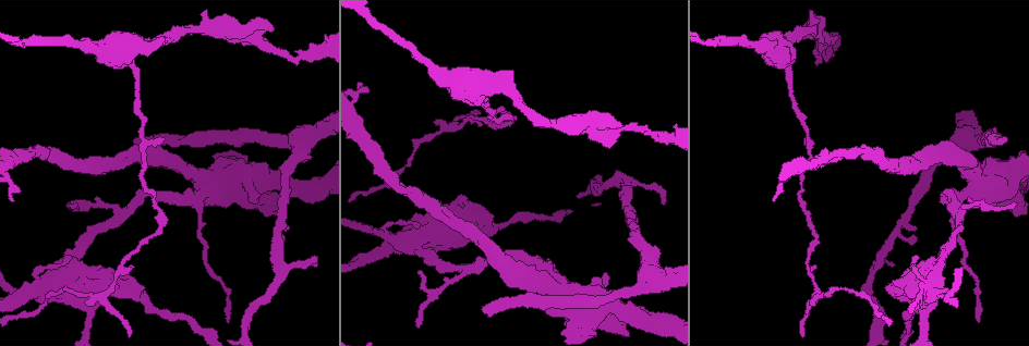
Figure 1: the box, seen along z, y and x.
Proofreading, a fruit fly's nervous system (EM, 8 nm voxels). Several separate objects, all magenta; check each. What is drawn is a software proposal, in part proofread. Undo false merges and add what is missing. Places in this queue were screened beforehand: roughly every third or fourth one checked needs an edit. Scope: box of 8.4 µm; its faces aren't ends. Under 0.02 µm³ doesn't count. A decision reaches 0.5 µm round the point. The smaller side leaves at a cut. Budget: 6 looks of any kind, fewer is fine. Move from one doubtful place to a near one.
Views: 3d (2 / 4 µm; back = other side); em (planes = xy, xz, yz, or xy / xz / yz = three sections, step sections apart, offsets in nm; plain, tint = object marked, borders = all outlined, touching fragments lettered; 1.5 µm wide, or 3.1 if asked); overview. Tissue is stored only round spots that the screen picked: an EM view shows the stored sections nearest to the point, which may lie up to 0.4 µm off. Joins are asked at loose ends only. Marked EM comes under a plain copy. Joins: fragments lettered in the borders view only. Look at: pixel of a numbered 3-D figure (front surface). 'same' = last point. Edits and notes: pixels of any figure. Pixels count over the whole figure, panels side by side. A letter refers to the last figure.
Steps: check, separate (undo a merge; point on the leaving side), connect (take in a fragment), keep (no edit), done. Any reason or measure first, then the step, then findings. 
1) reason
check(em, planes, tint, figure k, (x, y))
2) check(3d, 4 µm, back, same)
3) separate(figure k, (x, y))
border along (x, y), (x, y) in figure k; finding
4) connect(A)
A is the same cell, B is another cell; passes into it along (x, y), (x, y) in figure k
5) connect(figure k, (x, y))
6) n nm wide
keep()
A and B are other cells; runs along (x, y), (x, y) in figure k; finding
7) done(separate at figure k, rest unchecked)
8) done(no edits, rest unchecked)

thick turns thin
check(em, planes, borders, figure 1, (502, 81))

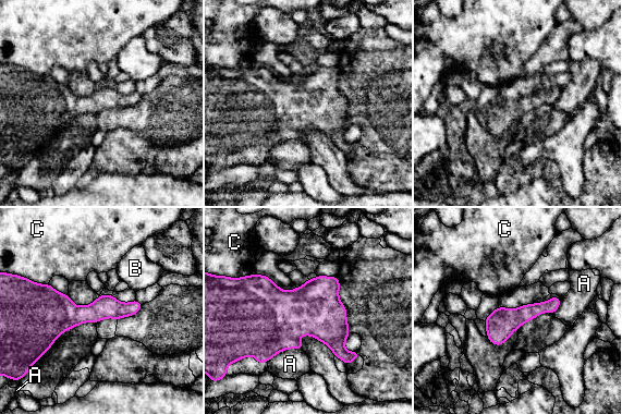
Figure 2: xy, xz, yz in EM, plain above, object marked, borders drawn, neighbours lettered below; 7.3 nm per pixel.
keep()
A, B and C are other cells; border along (31, 280), (37, 283), (48, 283) in figure 2; all the same cell

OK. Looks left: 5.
check(em, planes, borders, figure 1, (418, 328))

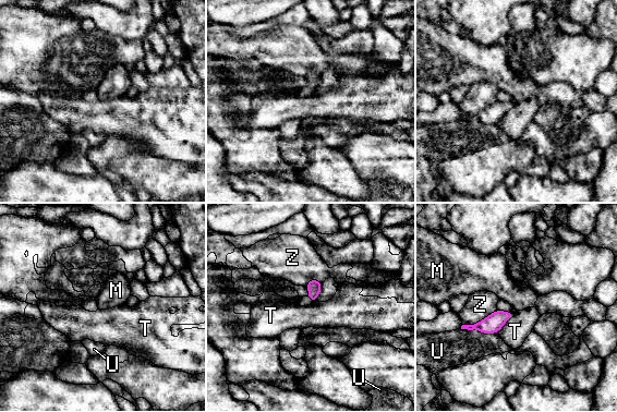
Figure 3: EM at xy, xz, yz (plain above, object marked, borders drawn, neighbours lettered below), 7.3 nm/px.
100 nm wide
keep()
M, T, U and Z are other cells; none of them fits

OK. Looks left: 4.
long arm stops here
check(em, planes, borders, figure 1, (133, 143))

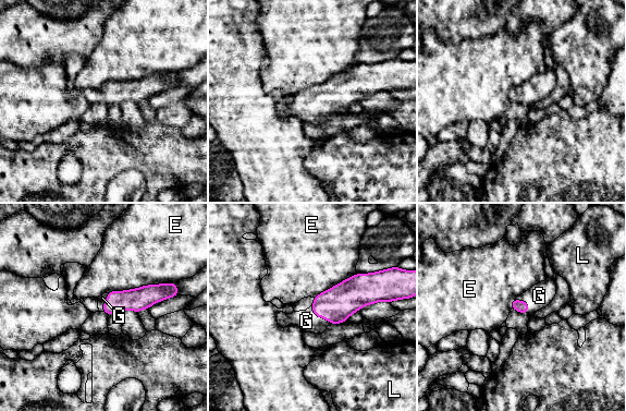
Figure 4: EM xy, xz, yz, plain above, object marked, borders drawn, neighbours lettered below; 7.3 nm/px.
E touches over 420 nm
connect(G)
G is the same cell, E and L are other cells; the cell continues

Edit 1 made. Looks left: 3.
done(connect at figure 4, rest unchecked)

